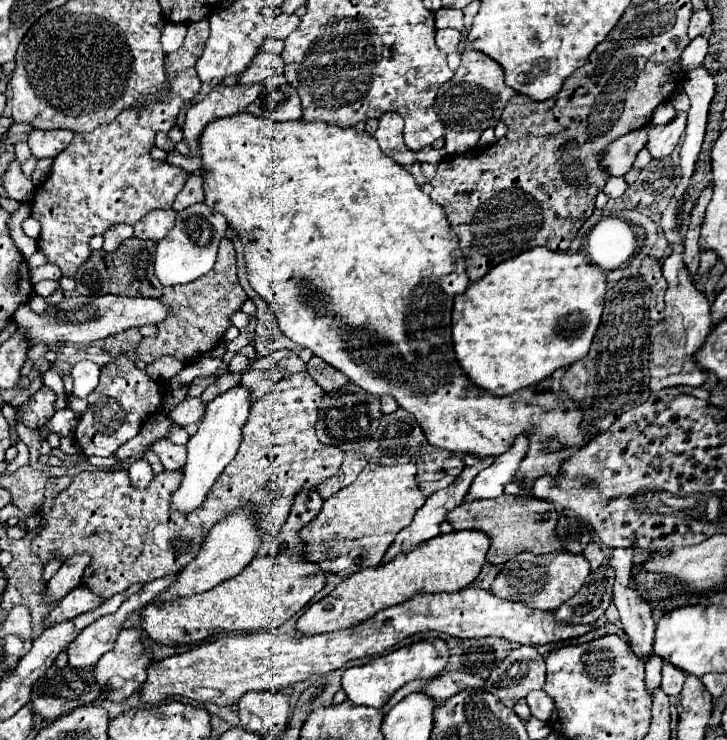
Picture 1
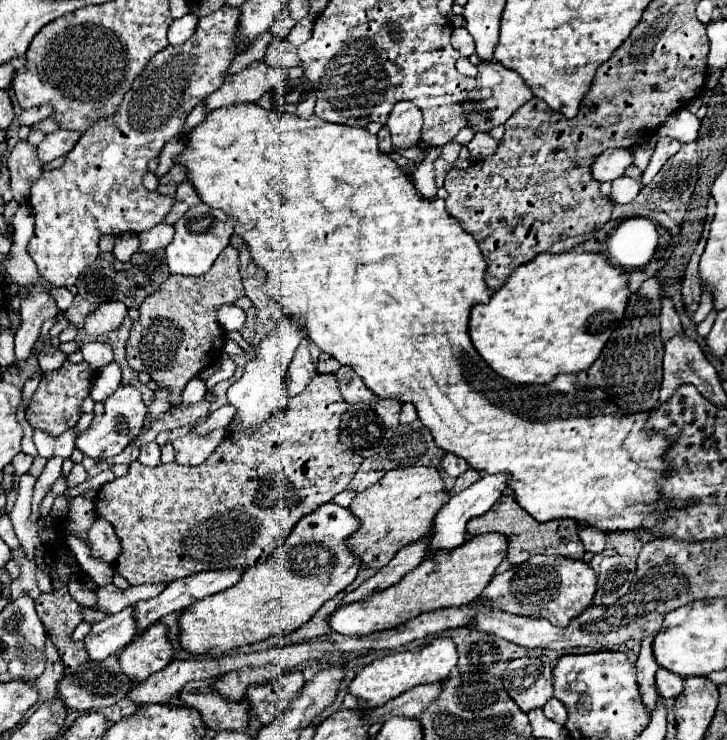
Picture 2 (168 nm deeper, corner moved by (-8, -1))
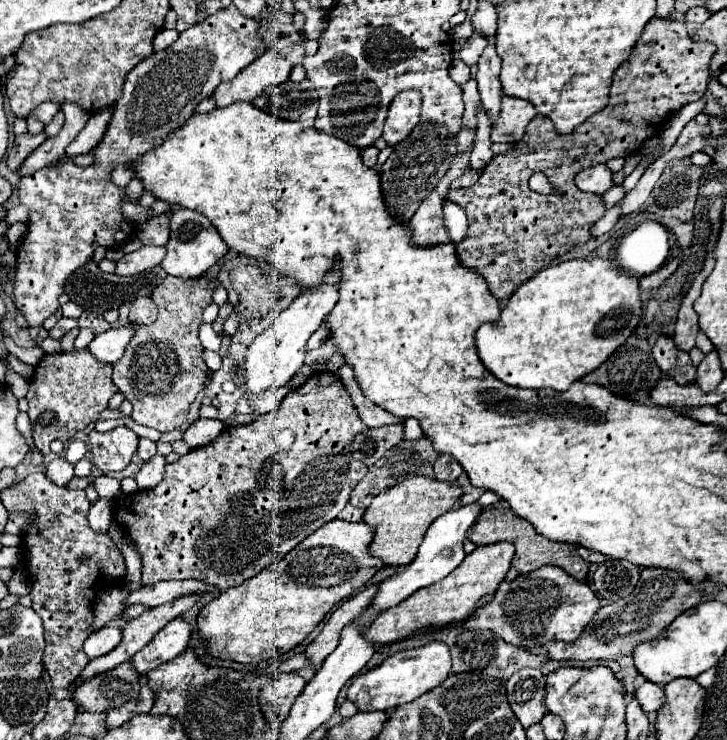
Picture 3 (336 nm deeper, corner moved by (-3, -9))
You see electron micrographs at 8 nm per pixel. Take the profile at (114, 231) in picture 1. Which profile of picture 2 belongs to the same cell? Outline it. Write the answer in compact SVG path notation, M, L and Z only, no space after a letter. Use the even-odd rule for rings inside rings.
M121 234L117 240L115 240L115 248L113 248L113 256L121 262L127 262L131 260L131 256L137 252L139 248L139 238L137 234Z

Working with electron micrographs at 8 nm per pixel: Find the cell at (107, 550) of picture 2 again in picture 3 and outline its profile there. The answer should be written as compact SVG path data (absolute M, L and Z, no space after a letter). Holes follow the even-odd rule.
M98 498L96 502L92 502L88 520L90 520L90 528L94 532L108 534L108 528L112 524L112 502L104 500L104 498Z

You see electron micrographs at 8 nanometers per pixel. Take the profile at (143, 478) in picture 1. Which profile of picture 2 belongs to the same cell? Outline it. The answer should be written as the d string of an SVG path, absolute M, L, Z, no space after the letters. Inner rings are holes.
M149 442L145 446L141 446L141 454L139 454L139 462L145 464L145 466L159 466L161 460L161 450L159 450L159 444L157 442Z

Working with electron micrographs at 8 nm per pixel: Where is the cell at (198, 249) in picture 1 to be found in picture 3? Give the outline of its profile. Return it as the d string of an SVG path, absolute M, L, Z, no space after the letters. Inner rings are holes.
M176 208L170 220L170 242L166 244L166 258L162 260L162 268L178 278L198 278L208 268L212 268L226 252L228 246L214 228L214 224L200 212L188 208Z

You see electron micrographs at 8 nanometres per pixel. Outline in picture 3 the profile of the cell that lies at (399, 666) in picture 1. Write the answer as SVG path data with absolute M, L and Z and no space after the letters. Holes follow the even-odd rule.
M430 642L420 648L404 650L396 656L386 658L380 666L360 674L348 688L348 700L356 704L360 712L374 710L394 710L402 704L408 704L428 690L440 686L450 676L450 650L444 642Z

